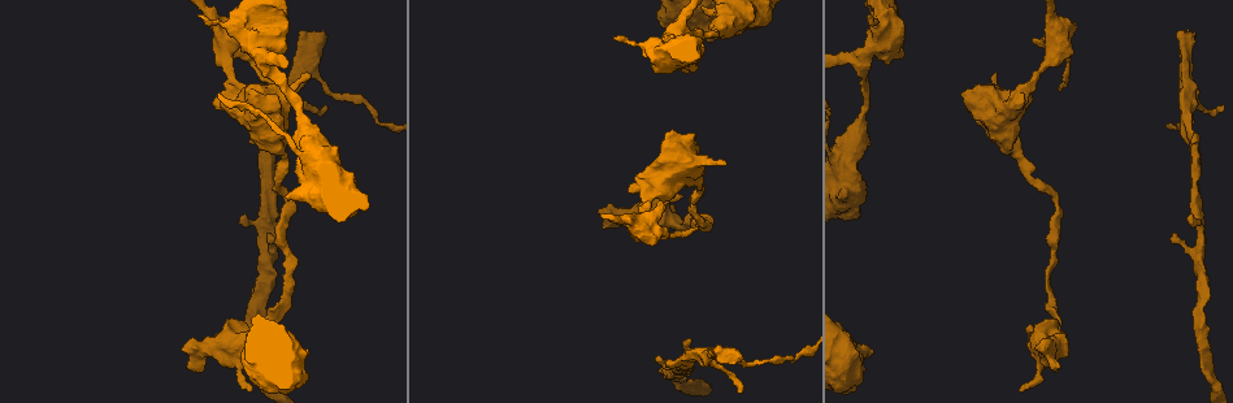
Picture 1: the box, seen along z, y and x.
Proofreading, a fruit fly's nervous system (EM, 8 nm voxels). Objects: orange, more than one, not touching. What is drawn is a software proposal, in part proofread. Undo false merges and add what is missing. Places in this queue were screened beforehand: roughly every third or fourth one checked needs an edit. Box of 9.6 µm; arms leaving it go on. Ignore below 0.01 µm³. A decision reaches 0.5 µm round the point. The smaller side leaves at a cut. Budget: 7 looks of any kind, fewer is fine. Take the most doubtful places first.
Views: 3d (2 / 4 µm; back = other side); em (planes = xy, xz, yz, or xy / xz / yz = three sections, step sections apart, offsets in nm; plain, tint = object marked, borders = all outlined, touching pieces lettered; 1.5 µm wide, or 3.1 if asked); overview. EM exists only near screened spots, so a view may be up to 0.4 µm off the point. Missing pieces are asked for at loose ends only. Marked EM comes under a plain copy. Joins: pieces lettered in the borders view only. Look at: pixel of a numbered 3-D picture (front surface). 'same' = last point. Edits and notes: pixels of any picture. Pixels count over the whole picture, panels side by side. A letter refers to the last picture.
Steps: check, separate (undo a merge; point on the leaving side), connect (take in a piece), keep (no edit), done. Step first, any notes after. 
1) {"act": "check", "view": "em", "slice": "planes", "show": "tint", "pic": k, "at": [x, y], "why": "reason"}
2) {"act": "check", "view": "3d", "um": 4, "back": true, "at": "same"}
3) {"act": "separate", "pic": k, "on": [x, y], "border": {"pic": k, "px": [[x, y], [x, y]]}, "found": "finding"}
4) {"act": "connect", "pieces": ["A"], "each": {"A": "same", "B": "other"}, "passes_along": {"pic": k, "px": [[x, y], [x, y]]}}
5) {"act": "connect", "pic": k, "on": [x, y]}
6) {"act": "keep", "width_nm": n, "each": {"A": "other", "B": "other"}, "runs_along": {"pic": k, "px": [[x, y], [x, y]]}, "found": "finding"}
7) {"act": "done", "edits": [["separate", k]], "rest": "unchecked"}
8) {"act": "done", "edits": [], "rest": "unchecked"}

{"act": "check", "view": "3d", "um": 2, "pic": 1, "at": [187, 366], "why": "branch stops here"}

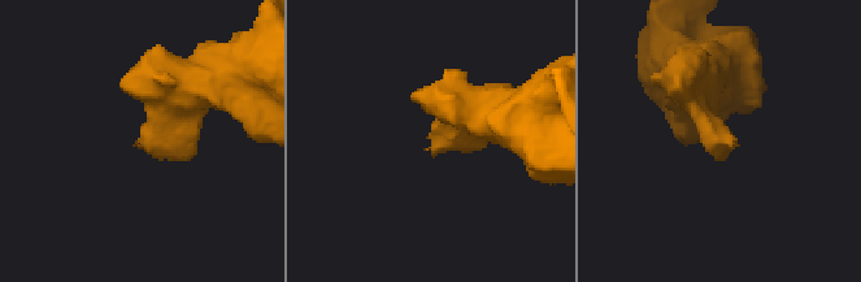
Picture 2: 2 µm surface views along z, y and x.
{"act": "check", "view": "em", "slice": "planes", "show": "borders", "pic": 2, "at": [731, 146], "why": "need the tissue"}

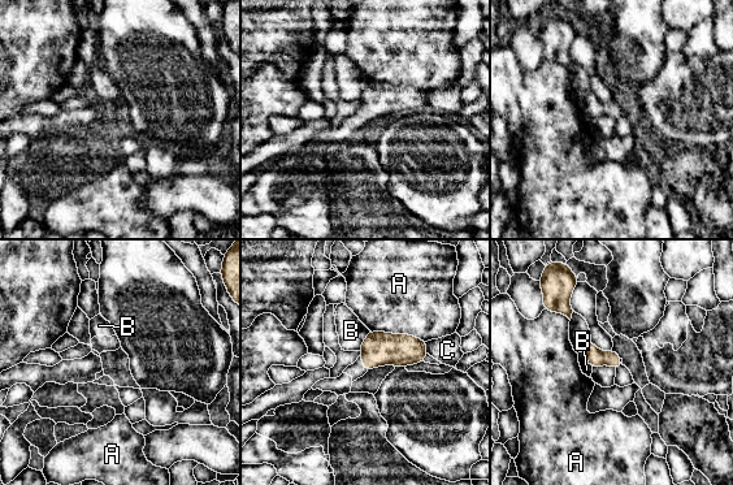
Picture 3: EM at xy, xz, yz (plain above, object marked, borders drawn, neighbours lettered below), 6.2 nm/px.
{"act": "keep", "each": {"A": "other", "B": "other", "C": "other"}, "border": {"pic": 3, "px": [[369, 330], [359, 350]]}, "found": "none of them fits"}

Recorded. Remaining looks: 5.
{"act": "check", "view": "em", "slice": "xy", "step": 4, "show": "borders", "pic": 1, "at": [690, 340], "why": "an open end"}

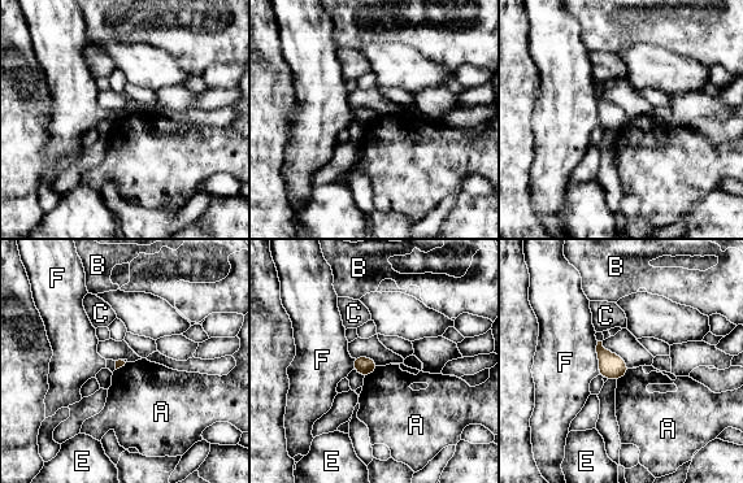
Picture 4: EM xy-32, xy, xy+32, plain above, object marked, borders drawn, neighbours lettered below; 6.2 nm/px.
{"act": "keep", "each": {"A": "other", "B": "other", "C": "other", "E": "other", "F": "other"}, "border": {"pic": 4, "px": [[378, 366], [364, 378]]}, "found": "none of them fits"}

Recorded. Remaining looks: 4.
{"act": "check", "view": "em", "slice": "xz", "step": 4, "show": "tint", "pic": 1, "at": [299, 101], "why": "thick turns thin"}

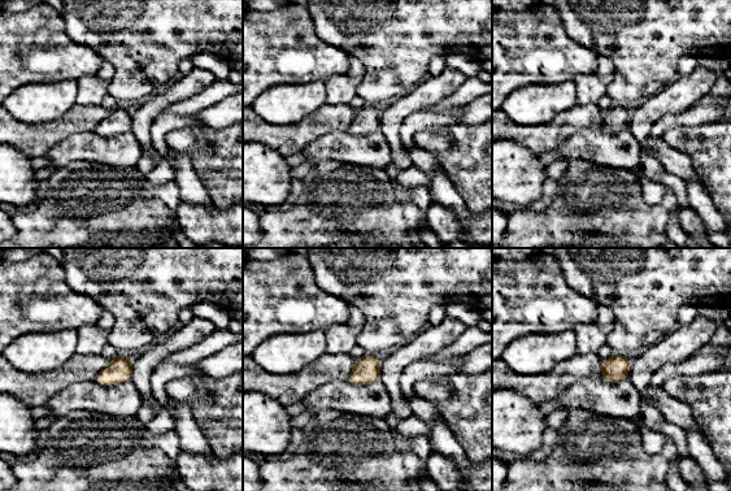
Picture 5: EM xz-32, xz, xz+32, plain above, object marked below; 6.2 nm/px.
{"act": "check", "view": "em", "slice": "planes", "show": "borders", "at": "same"}

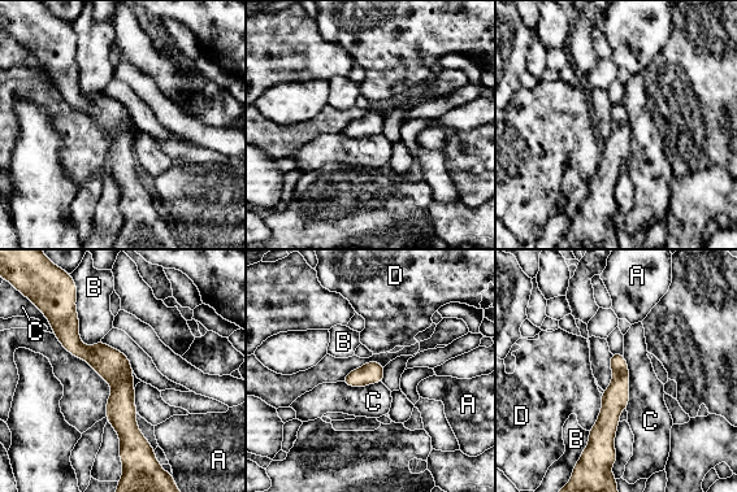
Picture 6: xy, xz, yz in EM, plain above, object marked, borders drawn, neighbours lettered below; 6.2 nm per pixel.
{"act": "keep", "each": {"A": "other", "B": "other", "C": "other", "D": "other"}, "runs_along": {"pic": 6, "px": [[73, 314], [72, 339], [121, 382], [125, 452]]}, "found": "one neuron here"}

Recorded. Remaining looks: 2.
{"act": "done", "edits": [], "rest": "unchecked"}

